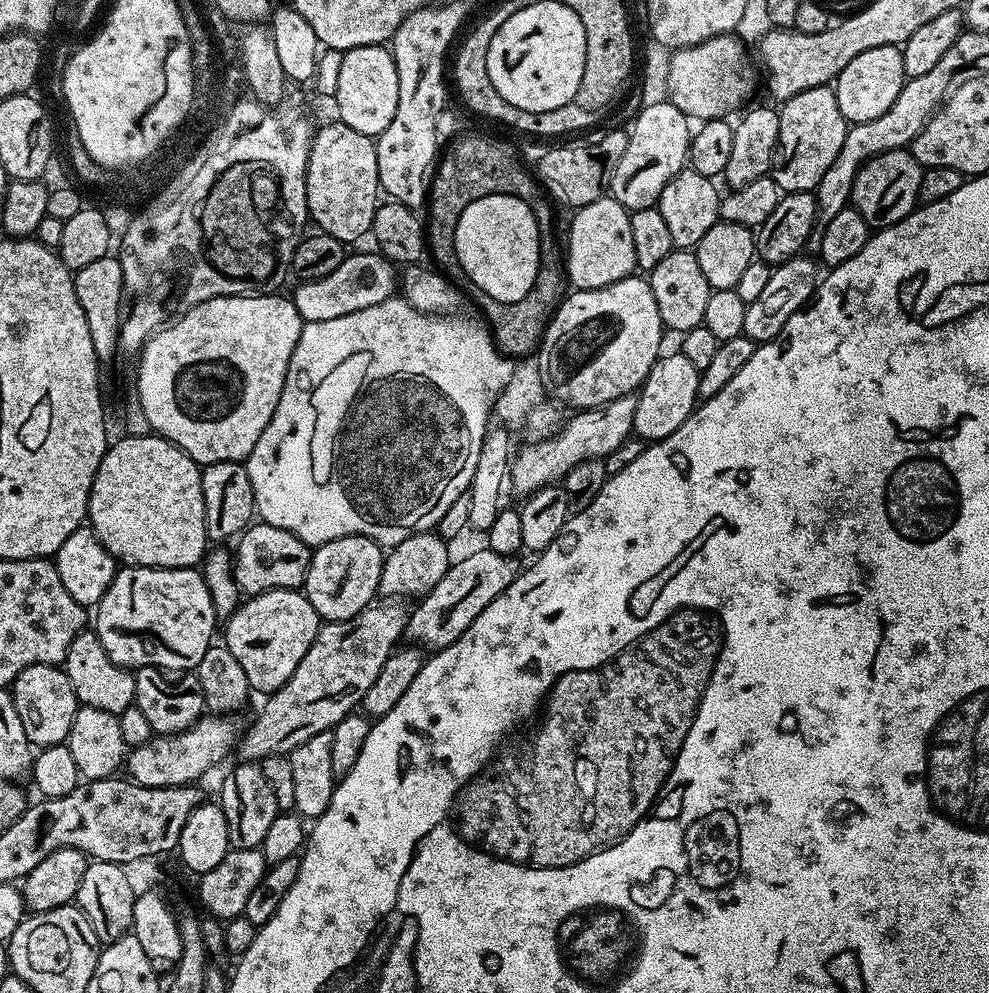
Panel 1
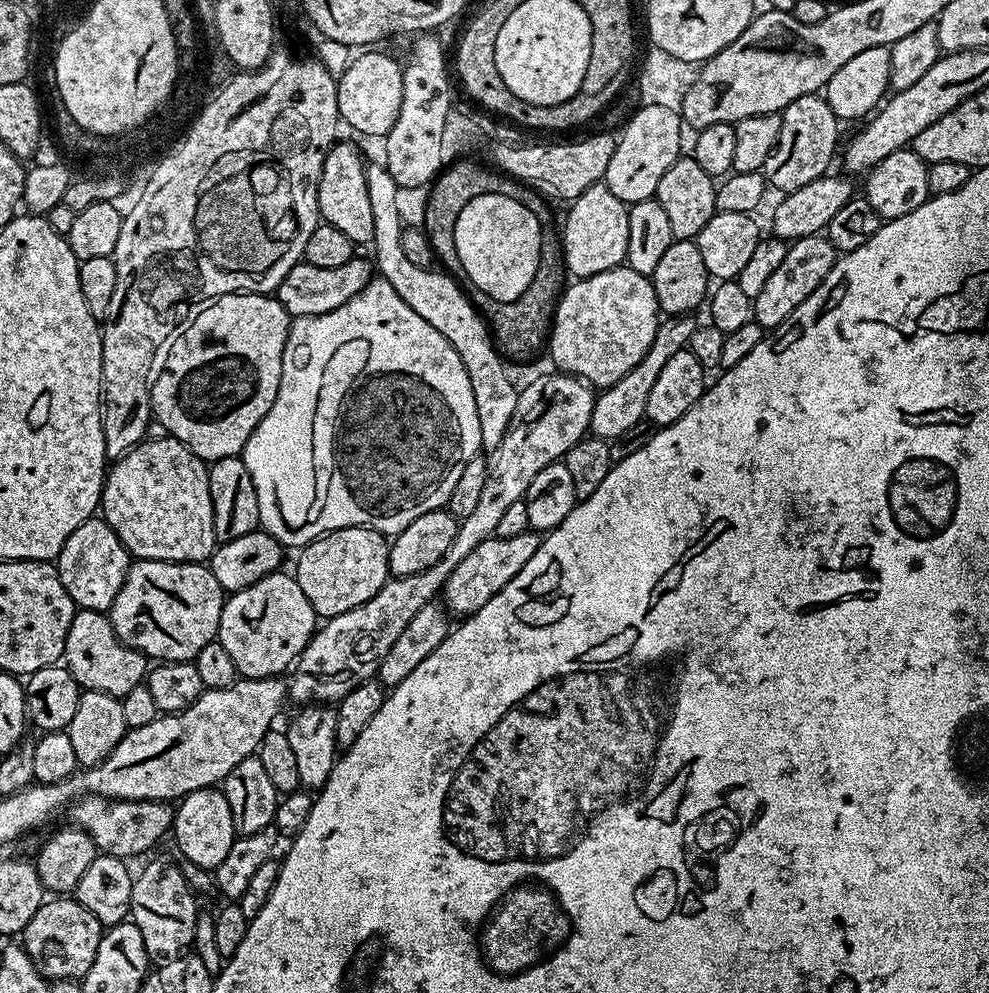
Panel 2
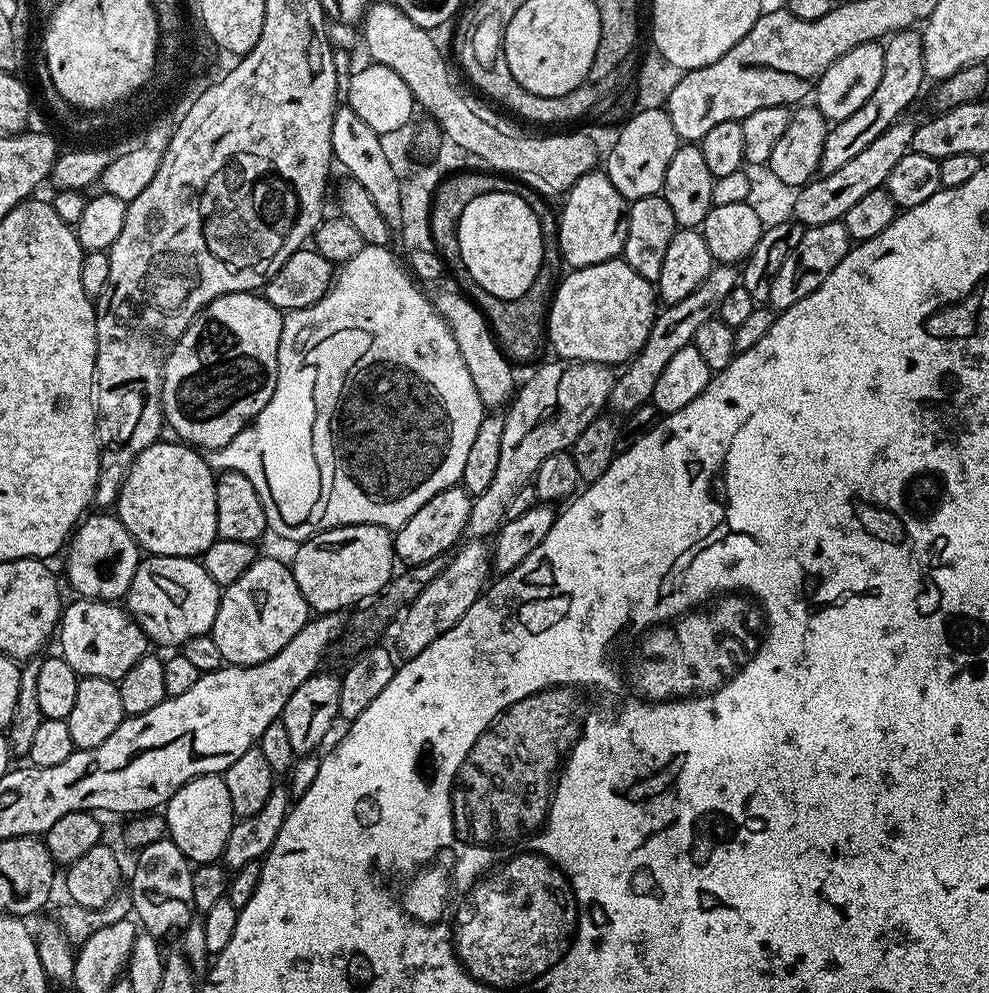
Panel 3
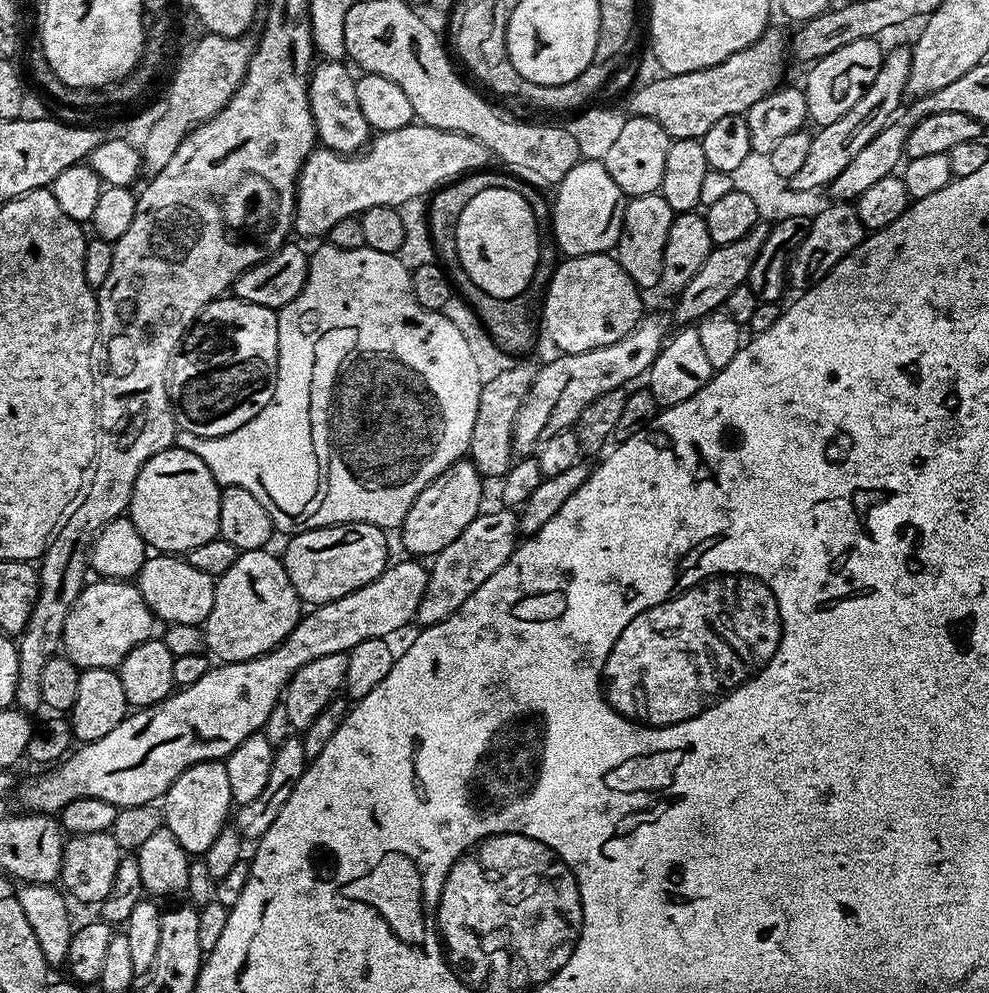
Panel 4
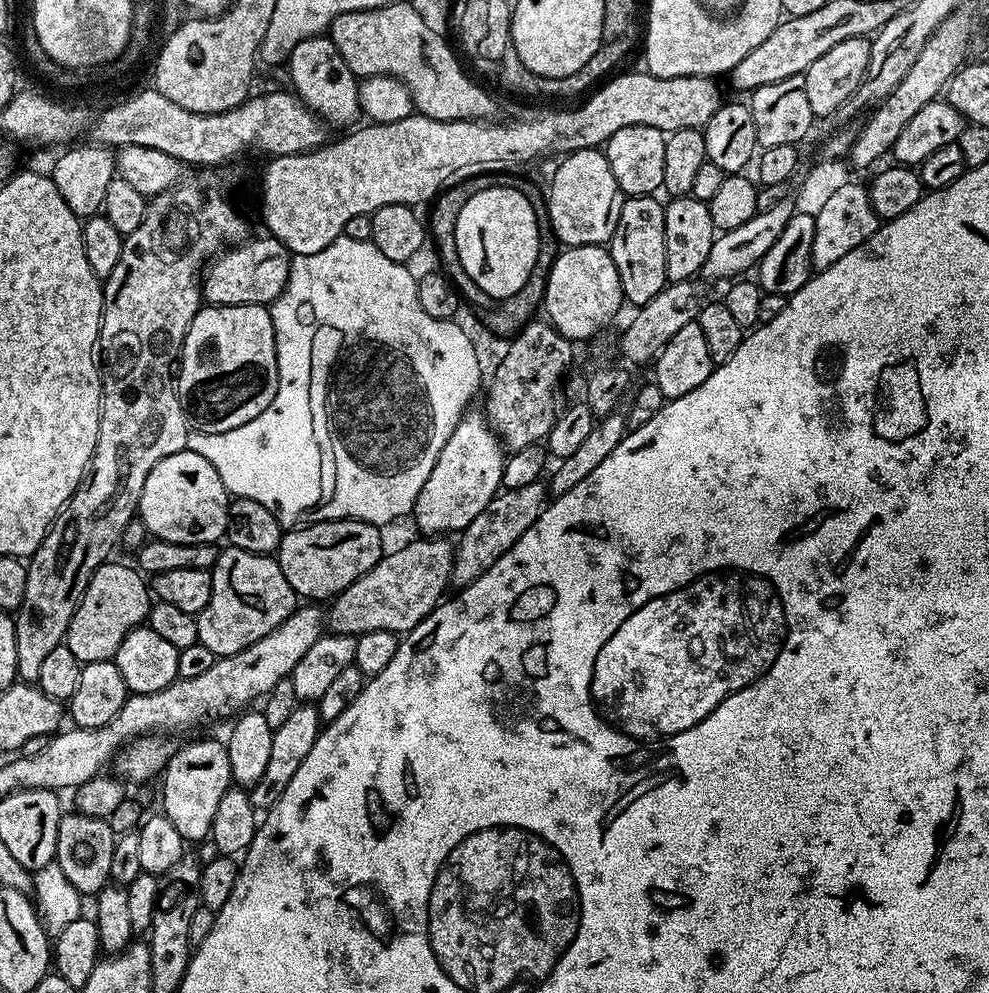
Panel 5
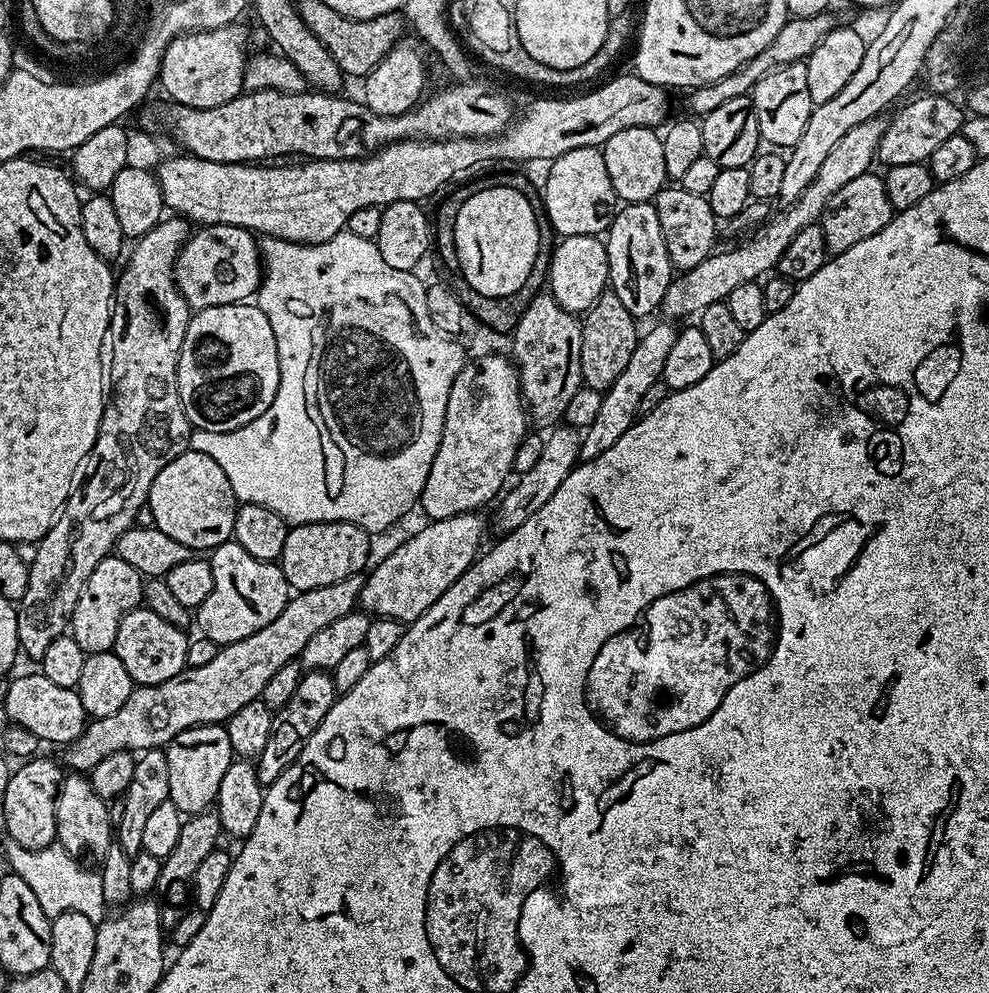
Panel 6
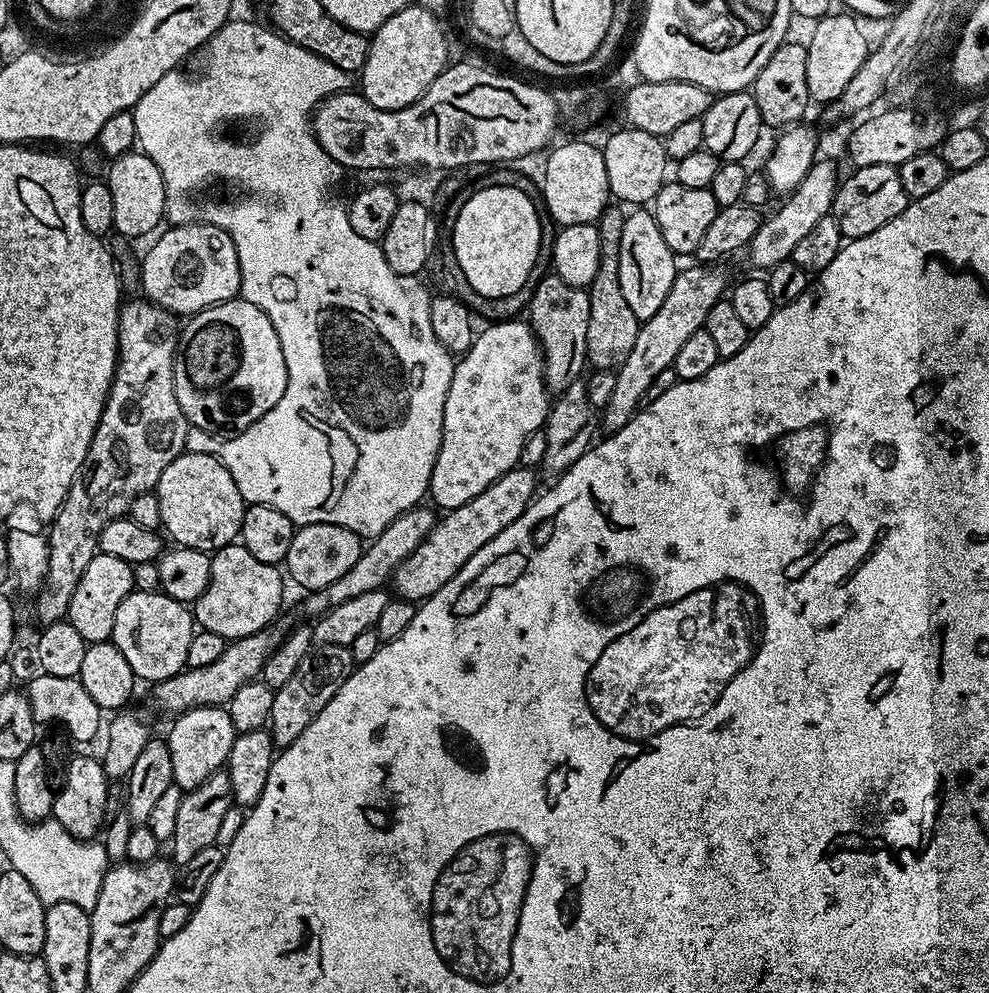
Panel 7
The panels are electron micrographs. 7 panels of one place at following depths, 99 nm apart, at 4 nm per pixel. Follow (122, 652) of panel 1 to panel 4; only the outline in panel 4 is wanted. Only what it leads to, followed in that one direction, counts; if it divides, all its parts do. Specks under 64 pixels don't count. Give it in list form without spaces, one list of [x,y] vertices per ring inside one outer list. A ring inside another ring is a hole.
[[[152,554],[147,557],[138,577],[138,587],[146,606],[150,606],[157,621],[165,620],[165,625],[192,624],[203,625],[204,619],[214,606],[216,580],[194,570],[187,559],[176,554]]]

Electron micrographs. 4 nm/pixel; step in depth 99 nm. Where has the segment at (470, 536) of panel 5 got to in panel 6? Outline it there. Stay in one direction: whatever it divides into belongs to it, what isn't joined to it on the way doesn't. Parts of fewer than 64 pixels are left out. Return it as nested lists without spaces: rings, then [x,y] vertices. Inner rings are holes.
[[[556,426],[544,436],[544,449],[542,458],[538,458],[538,463],[530,470],[519,473],[516,488],[509,487],[507,491],[499,497],[496,508],[496,524],[501,529],[501,533],[507,534],[522,526],[530,514],[542,510],[546,502],[550,502],[550,494],[562,486],[562,482],[567,478],[572,469],[576,467],[580,460],[580,442],[582,436],[575,427]]]

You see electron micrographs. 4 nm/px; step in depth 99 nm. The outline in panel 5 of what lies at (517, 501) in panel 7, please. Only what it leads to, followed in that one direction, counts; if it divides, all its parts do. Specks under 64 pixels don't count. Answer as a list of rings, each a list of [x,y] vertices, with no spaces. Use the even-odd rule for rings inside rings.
[[[448,538],[420,539],[424,540],[391,549],[362,578],[337,594],[326,612],[327,627],[357,638],[374,630],[406,634],[430,615],[450,588],[454,544]]]

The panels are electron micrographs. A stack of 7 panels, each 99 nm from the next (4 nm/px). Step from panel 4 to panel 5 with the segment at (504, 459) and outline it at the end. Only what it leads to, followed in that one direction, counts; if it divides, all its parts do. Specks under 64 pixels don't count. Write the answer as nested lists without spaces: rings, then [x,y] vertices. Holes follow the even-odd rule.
[[[533,319],[519,334],[507,341],[508,349],[500,365],[493,370],[492,381],[489,384],[487,381],[483,393],[484,419],[509,453],[547,441],[558,415],[556,391],[572,364],[573,341],[567,340],[550,322],[541,320]]]

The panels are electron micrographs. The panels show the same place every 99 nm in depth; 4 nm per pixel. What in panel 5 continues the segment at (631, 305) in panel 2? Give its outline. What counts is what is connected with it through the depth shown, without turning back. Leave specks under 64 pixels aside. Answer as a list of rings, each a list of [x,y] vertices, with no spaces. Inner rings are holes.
[[[605,245],[565,247],[557,255],[548,275],[542,308],[548,311],[550,323],[567,340],[579,342],[598,335],[625,304],[618,266],[614,266],[611,251]]]

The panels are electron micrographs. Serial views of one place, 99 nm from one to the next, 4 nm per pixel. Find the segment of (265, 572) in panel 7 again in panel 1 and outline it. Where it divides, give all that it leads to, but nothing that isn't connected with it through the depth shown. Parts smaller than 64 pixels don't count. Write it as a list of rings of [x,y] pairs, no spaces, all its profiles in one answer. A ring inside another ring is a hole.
[[[275,588],[247,597],[222,628],[222,644],[230,650],[242,666],[253,693],[271,694],[281,688],[298,670],[298,662],[306,658],[306,650],[314,642],[321,626],[320,615],[303,591],[295,588]]]

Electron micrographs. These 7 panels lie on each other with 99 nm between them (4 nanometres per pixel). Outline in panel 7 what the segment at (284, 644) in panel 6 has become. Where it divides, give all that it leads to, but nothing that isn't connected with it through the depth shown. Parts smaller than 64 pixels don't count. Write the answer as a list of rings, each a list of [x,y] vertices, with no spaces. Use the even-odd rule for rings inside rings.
[[[424,507],[411,508],[398,518],[394,518],[394,522],[390,522],[390,526],[386,526],[386,530],[382,530],[382,534],[375,536],[369,543],[372,545],[369,548],[367,545],[361,551],[358,562],[354,562],[354,566],[350,566],[350,570],[346,570],[346,574],[342,574],[342,578],[338,578],[338,582],[330,582],[330,586],[305,595],[308,596],[304,600],[305,614],[316,618],[327,612],[329,608],[338,606],[342,602],[350,602],[350,598],[358,598],[358,594],[368,594],[370,590],[384,588],[391,581],[396,567],[406,558],[410,558],[410,554],[414,554],[414,550],[418,550],[418,546],[436,525],[437,513],[431,507],[428,507],[429,509]],[[269,626],[241,640],[225,643],[221,656],[210,662],[210,666],[185,667],[177,676],[159,681],[152,692],[157,706],[164,712],[172,712],[171,714],[188,712],[191,708],[226,706],[230,698],[234,698],[234,694],[242,690],[242,686],[246,686],[263,673],[269,654],[280,645],[282,639],[281,633],[276,633],[274,629],[275,627]]]

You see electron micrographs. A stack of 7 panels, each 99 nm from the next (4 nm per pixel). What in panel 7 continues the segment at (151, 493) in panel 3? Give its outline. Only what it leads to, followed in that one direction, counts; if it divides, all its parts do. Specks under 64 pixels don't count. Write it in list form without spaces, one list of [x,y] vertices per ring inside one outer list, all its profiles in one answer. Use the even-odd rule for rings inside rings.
[[[197,450],[185,451],[174,458],[166,470],[162,470],[162,478],[154,491],[158,498],[158,510],[162,510],[160,522],[163,531],[168,531],[179,547],[215,554],[218,549],[225,548],[239,537],[246,505],[238,486],[234,486],[234,478],[230,478],[230,470],[226,470],[226,466],[222,466],[222,462],[215,456]]]

